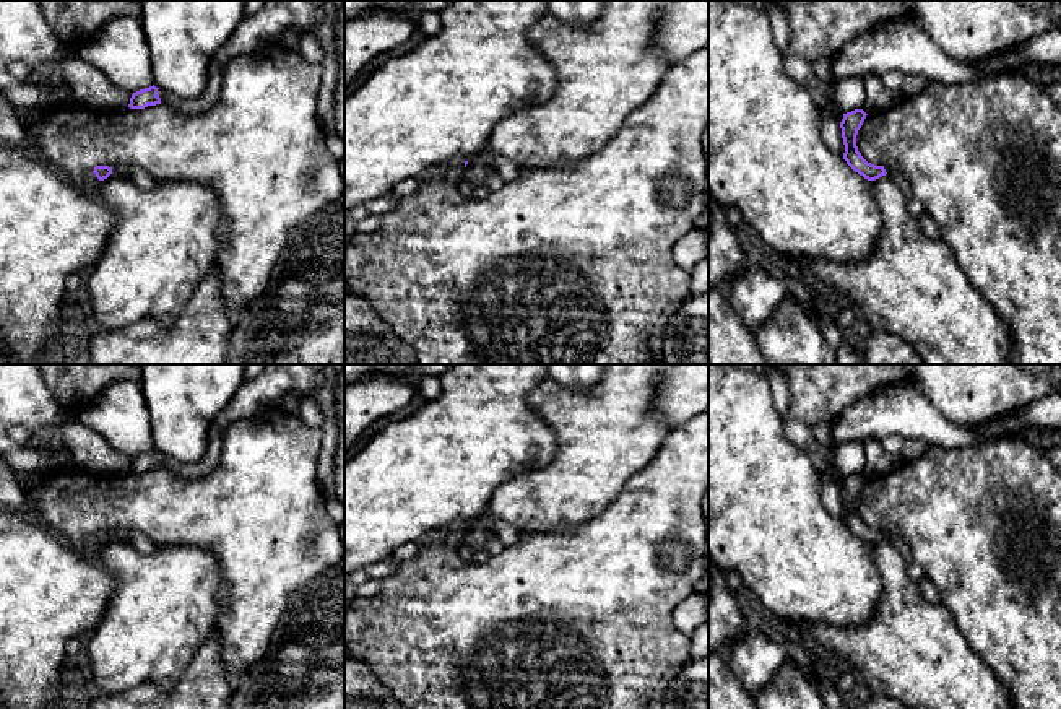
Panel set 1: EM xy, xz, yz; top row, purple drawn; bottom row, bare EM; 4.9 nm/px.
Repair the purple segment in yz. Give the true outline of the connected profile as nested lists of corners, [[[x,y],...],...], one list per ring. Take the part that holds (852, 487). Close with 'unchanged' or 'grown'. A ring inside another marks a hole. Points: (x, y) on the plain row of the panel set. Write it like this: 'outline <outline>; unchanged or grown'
outline [[[855,473],[851,476],[843,478],[843,483],[840,486],[842,502],[845,509],[843,524],[855,537],[863,540],[864,543],[876,545],[887,538],[884,530],[874,530],[868,527],[856,511],[856,499],[866,480],[868,478],[863,473]]]; unchanged

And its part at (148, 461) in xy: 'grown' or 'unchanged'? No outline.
unchanged

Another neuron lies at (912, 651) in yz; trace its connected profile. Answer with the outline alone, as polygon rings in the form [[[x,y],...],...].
[[[886,538],[869,545],[869,555],[884,587],[876,615],[864,624],[845,628],[804,620],[793,621],[803,636],[829,650],[834,662],[842,667],[851,667],[858,675],[858,683],[868,686],[873,694],[890,696],[908,709],[1012,709],[1009,689],[972,650],[952,613],[941,602],[929,603],[920,592],[918,584],[907,576],[905,551]]]

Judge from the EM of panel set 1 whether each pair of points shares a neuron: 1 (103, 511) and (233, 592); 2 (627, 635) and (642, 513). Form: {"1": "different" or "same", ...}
{"1": "same", "2": "same"}

